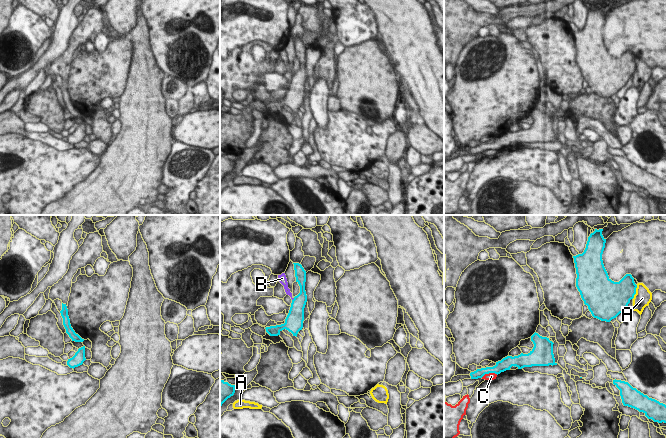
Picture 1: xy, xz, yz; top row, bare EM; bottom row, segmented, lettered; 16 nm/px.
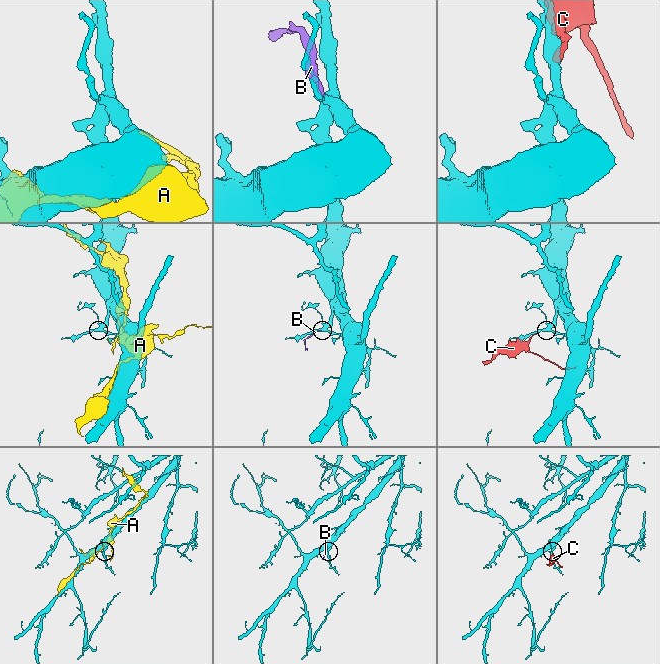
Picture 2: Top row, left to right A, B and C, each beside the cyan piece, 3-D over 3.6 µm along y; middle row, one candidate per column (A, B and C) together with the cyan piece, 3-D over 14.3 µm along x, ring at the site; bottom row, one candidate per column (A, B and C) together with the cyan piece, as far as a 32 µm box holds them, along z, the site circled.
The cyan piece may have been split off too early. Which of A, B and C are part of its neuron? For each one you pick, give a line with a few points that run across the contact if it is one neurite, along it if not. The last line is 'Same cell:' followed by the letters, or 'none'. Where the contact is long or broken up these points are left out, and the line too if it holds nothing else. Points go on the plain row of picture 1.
B: xz (296, 89), (293, 75), (287, 66)
Same cell: B

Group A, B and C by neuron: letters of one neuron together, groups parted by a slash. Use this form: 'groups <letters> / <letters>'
groups A / B / C

